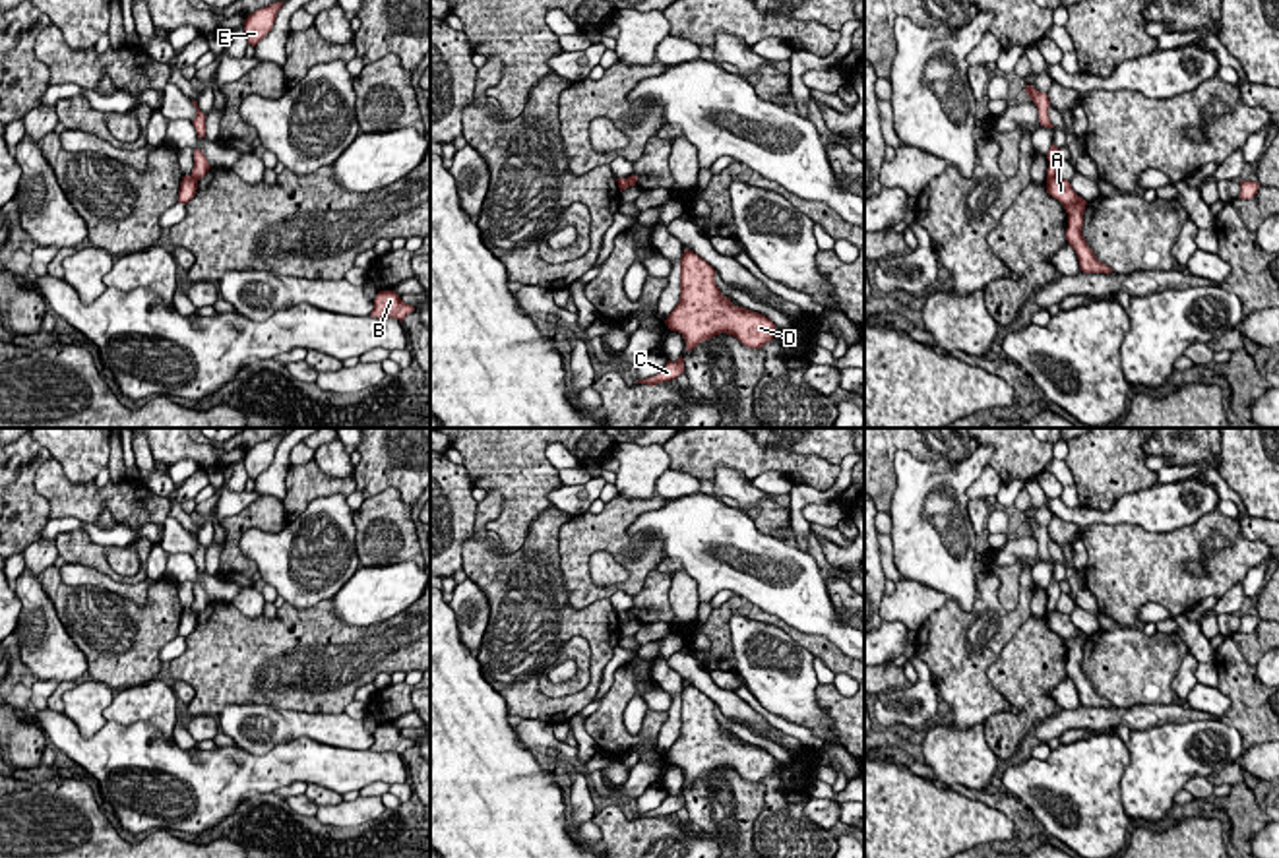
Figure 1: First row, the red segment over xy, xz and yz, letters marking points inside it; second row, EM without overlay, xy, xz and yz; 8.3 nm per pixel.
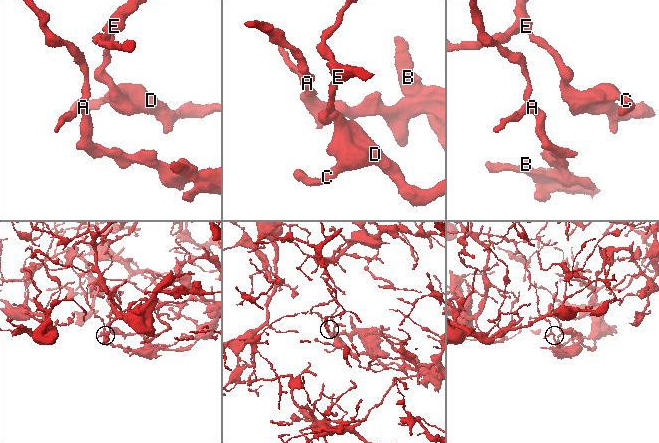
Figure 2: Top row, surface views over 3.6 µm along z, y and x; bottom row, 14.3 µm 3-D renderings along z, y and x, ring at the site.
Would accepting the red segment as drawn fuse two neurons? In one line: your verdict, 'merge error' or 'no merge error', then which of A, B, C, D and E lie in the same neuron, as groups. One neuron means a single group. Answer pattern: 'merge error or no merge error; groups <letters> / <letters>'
merge error; groups A B / C D E

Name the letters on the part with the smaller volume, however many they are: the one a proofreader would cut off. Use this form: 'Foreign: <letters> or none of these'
Foreign: A, B

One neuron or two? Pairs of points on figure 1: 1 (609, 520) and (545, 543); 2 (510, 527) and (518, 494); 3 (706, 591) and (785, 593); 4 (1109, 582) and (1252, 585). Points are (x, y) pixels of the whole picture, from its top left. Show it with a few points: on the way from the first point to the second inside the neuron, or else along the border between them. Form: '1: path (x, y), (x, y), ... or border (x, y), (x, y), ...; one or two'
1: border (572, 518), (559, 533), (559, 570), (564, 583); two
2: path (514, 520), (518, 502); one
3: path (725, 582), (760, 582), (766, 585); one
4: border (1258, 562), (1241, 582); two

